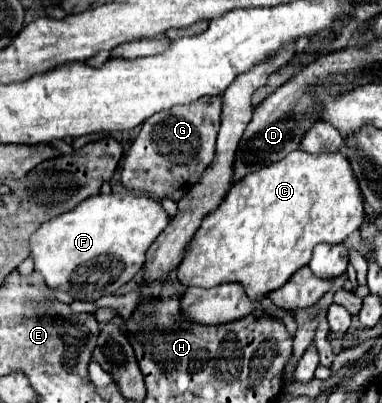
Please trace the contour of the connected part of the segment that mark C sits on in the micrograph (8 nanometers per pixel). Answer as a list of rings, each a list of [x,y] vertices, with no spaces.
[[[306,151],[288,153],[288,157],[256,171],[232,185],[224,203],[204,217],[200,229],[190,241],[188,253],[178,265],[176,277],[184,287],[214,287],[222,283],[240,283],[252,301],[280,289],[300,267],[308,265],[316,243],[344,243],[364,221],[362,193],[356,177],[342,153],[310,155]]]

